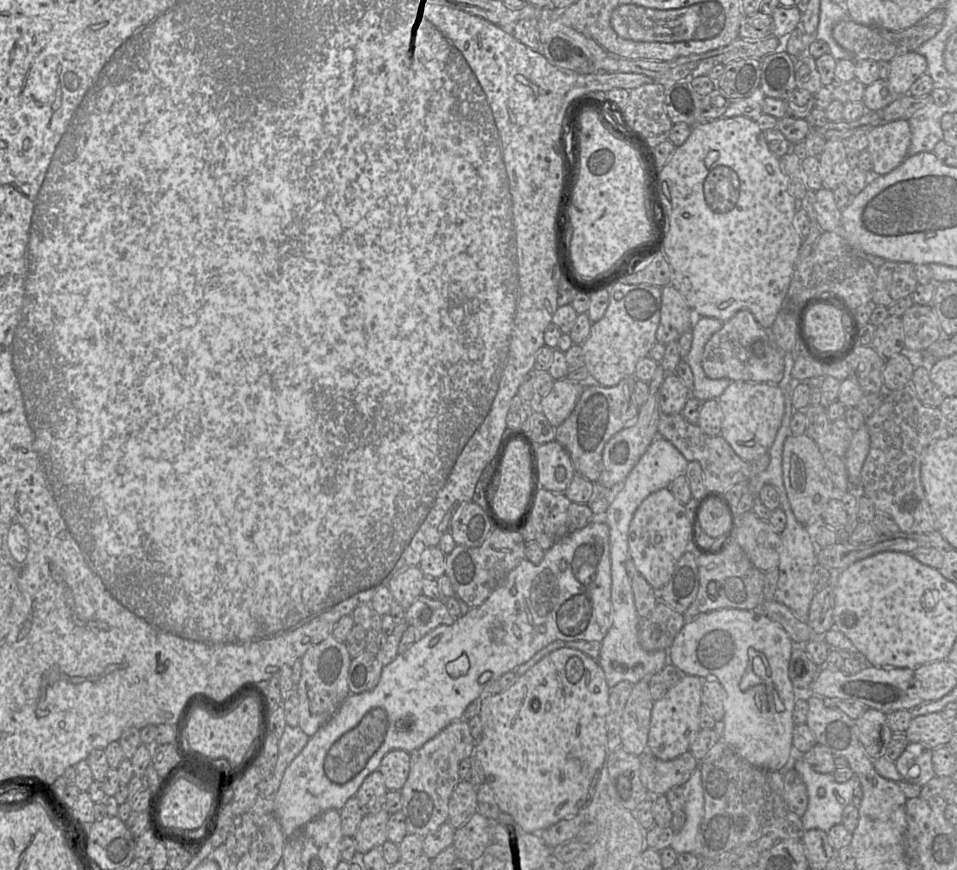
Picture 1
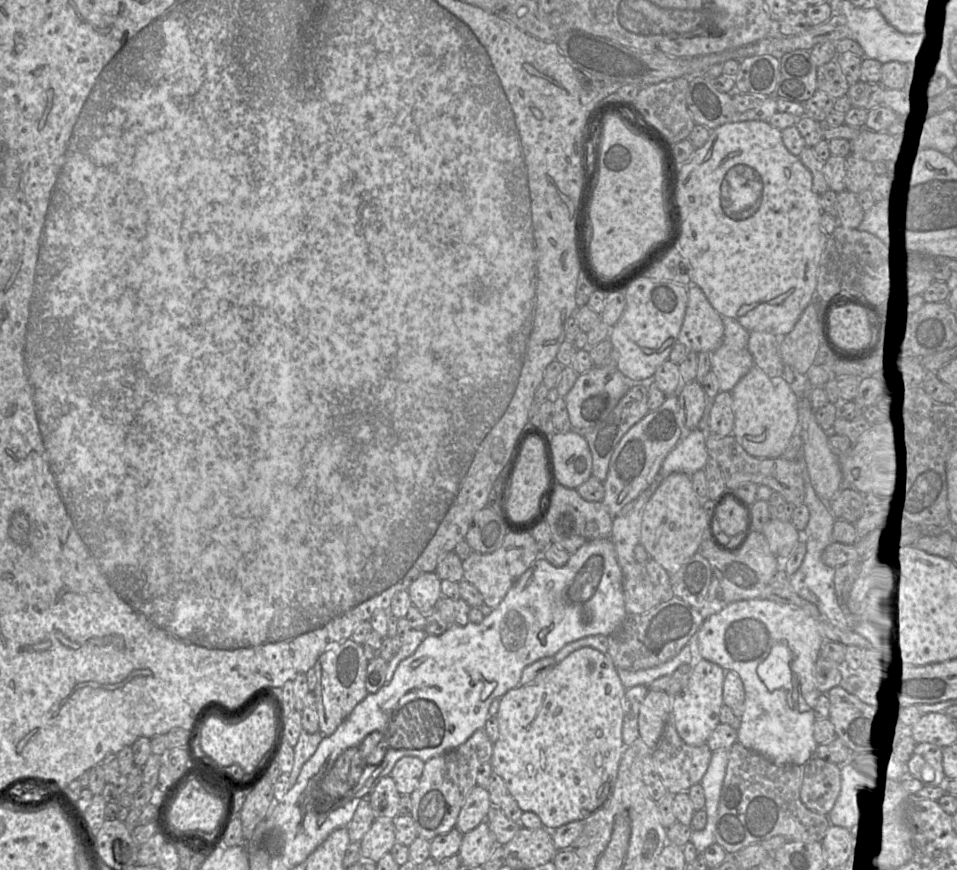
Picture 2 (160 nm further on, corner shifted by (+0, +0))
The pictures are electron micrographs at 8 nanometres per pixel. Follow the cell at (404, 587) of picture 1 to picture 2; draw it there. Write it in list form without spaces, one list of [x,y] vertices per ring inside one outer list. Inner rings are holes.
[[[434,572],[421,574],[412,581],[407,592],[413,606],[421,613],[429,614],[442,597],[441,579]]]

